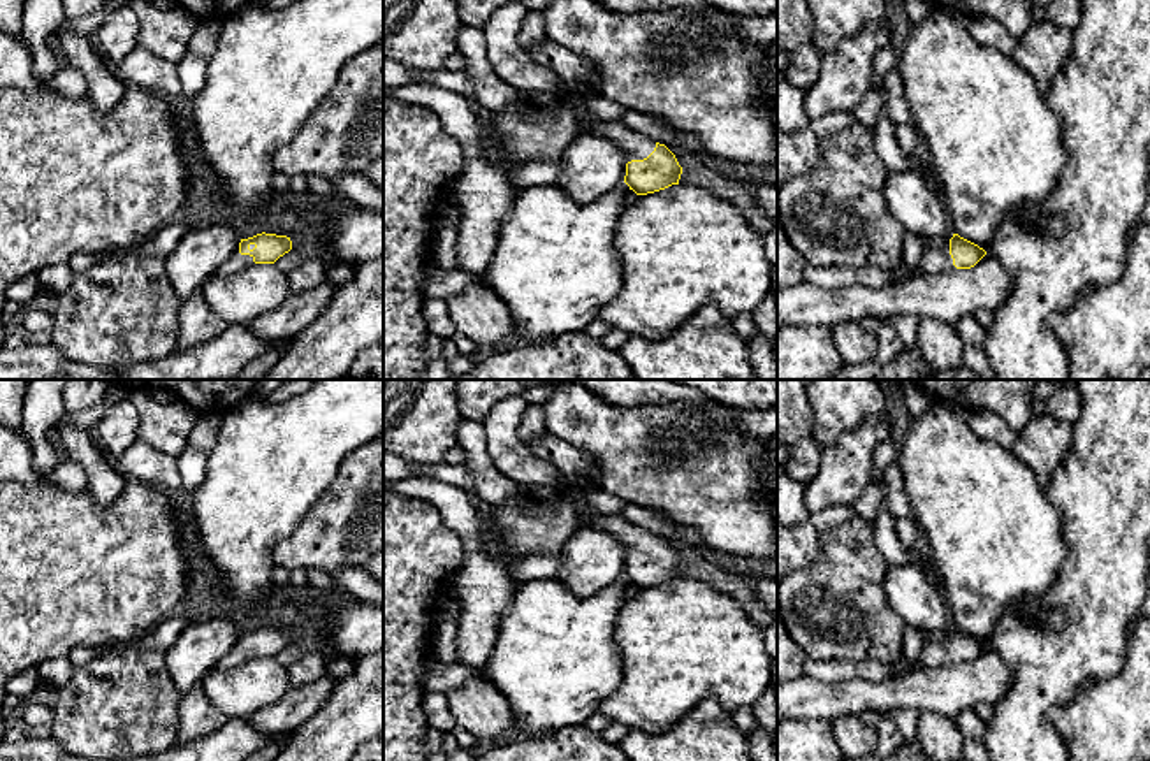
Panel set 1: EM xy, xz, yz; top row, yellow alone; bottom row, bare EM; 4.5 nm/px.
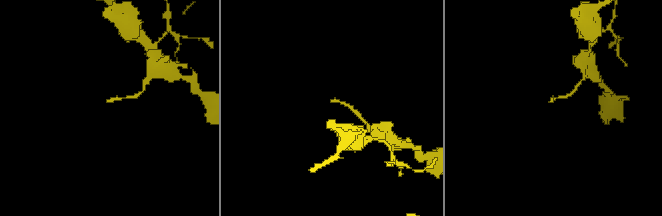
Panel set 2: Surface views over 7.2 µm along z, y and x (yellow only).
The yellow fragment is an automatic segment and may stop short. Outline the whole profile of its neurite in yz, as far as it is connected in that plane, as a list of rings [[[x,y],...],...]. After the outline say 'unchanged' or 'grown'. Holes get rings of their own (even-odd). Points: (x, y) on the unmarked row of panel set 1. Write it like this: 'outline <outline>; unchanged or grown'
outline [[[953,627],[953,631],[943,638],[928,636],[921,656],[918,657],[918,668],[935,668],[955,663],[974,661],[986,645],[978,638]]]; grown

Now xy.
outline [[[262,626],[253,631],[241,633],[237,643],[218,661],[216,668],[229,670],[255,657],[274,657],[290,643],[290,631]]]; grown

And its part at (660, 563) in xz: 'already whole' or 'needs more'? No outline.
needs more

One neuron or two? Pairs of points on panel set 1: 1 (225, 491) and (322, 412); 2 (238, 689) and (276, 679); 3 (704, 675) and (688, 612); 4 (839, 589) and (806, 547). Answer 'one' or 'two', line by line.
1: one
2: one
3: one
4: two

